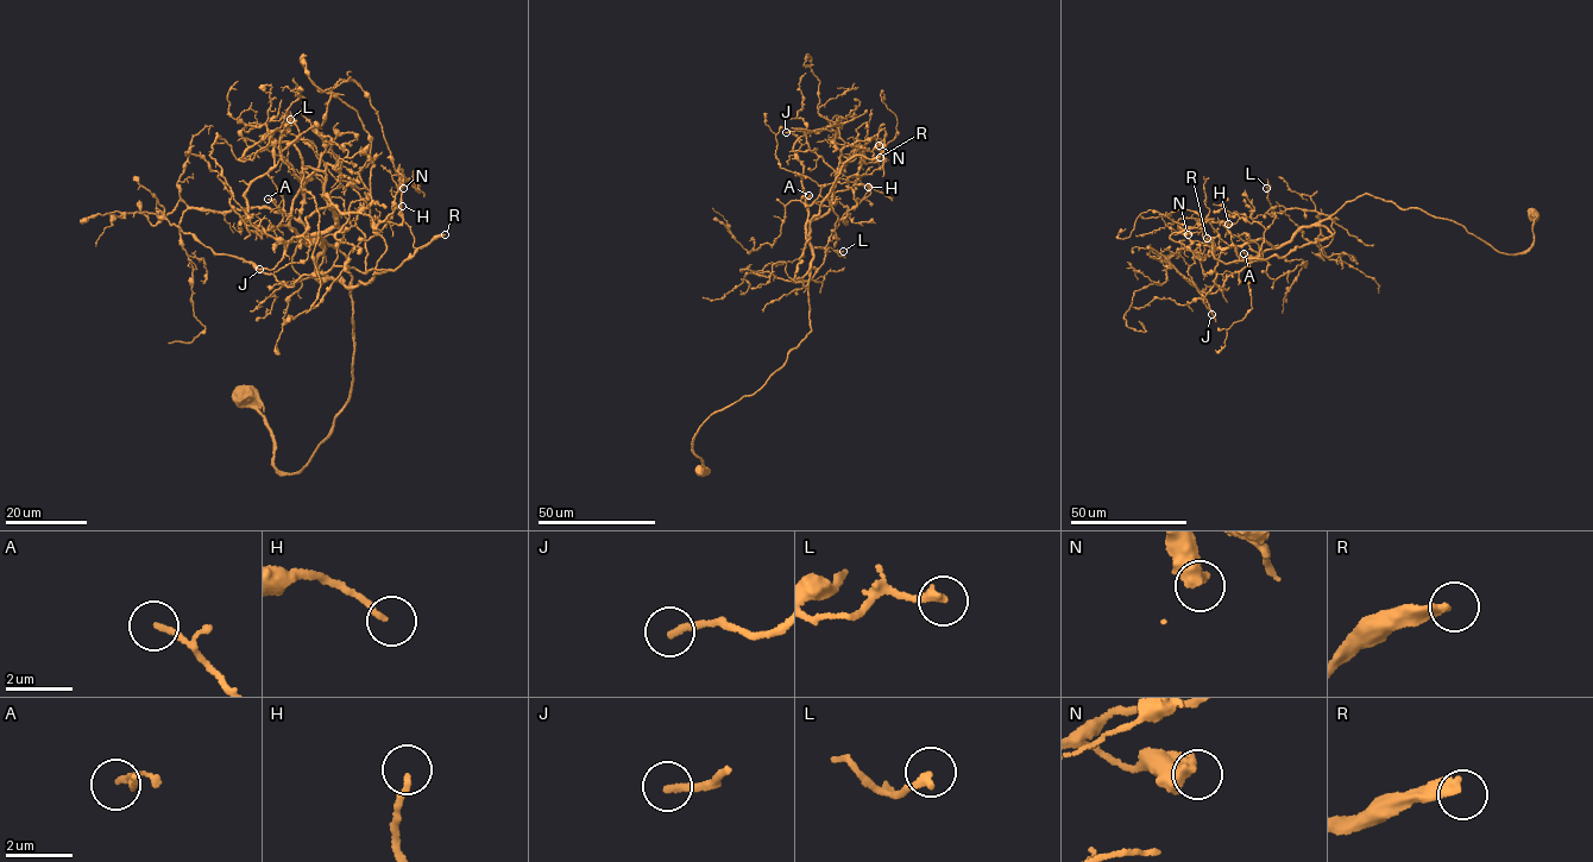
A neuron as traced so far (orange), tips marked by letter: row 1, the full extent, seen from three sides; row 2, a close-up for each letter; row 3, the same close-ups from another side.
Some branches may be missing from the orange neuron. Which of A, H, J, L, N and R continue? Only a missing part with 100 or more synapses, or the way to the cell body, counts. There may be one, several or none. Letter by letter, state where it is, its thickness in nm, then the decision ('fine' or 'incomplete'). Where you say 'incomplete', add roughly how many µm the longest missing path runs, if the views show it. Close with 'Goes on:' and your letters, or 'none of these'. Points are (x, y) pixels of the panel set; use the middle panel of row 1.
A: at (808, 195); 170 nm thick; fine
H: at (868, 187); 170 nm thick; fine
J: at (786, 132); 240 nm thick; fine
L: at (843, 251); 260 nm thick; fine
N: at (879, 145); 650 nm thick; fine
R: at (880, 157); 320 nm thick; incomplete; about 190 µm are missing
Goes on: R

